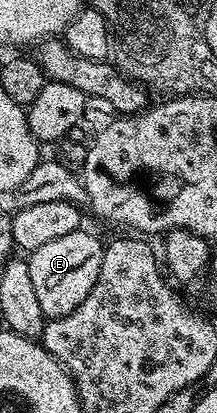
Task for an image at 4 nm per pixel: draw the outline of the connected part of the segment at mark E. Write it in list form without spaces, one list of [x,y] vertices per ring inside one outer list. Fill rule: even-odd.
[[[79,229],[59,237],[56,241],[47,241],[40,245],[40,249],[29,252],[32,286],[36,289],[40,309],[46,314],[47,319],[72,313],[72,309],[76,309],[76,305],[80,305],[80,301],[88,297],[92,285],[96,285],[96,277],[100,277],[103,246],[103,240],[89,235],[86,229]]]

